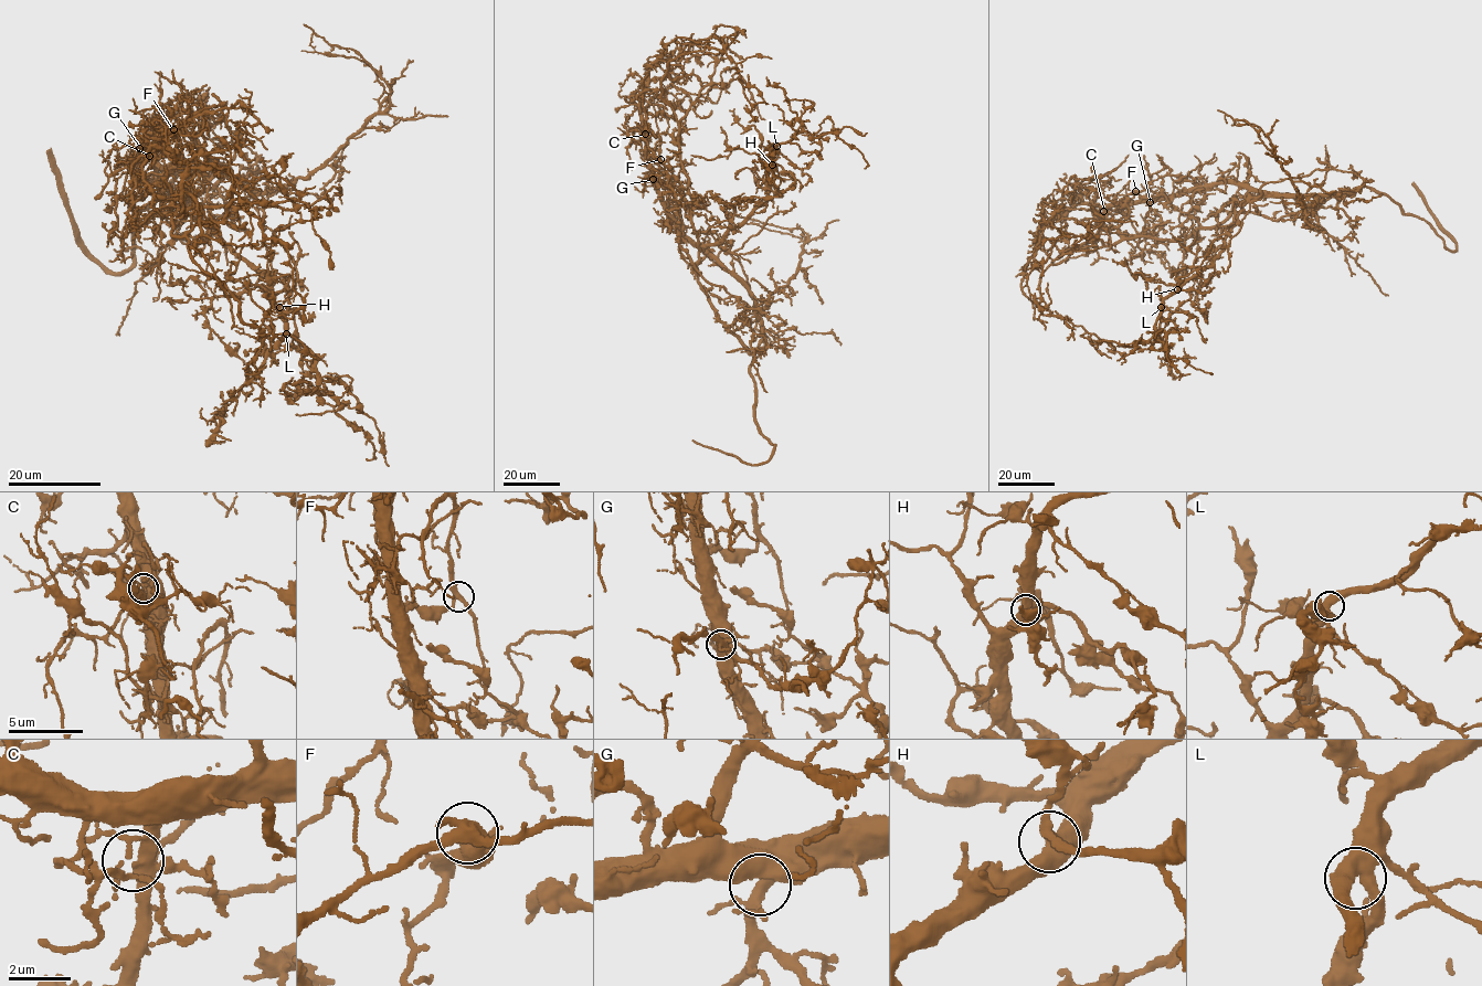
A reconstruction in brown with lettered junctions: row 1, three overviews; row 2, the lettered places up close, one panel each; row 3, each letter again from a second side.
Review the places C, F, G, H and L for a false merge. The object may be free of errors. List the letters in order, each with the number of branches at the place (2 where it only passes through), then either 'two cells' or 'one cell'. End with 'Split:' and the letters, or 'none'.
C: 4 branches meet; one cell
F: 4 branches meet; two cells
G: 4 branches meet; one cell
H: 4 branches meet; one cell
L: 4 branches meet; one cell
Split: F

